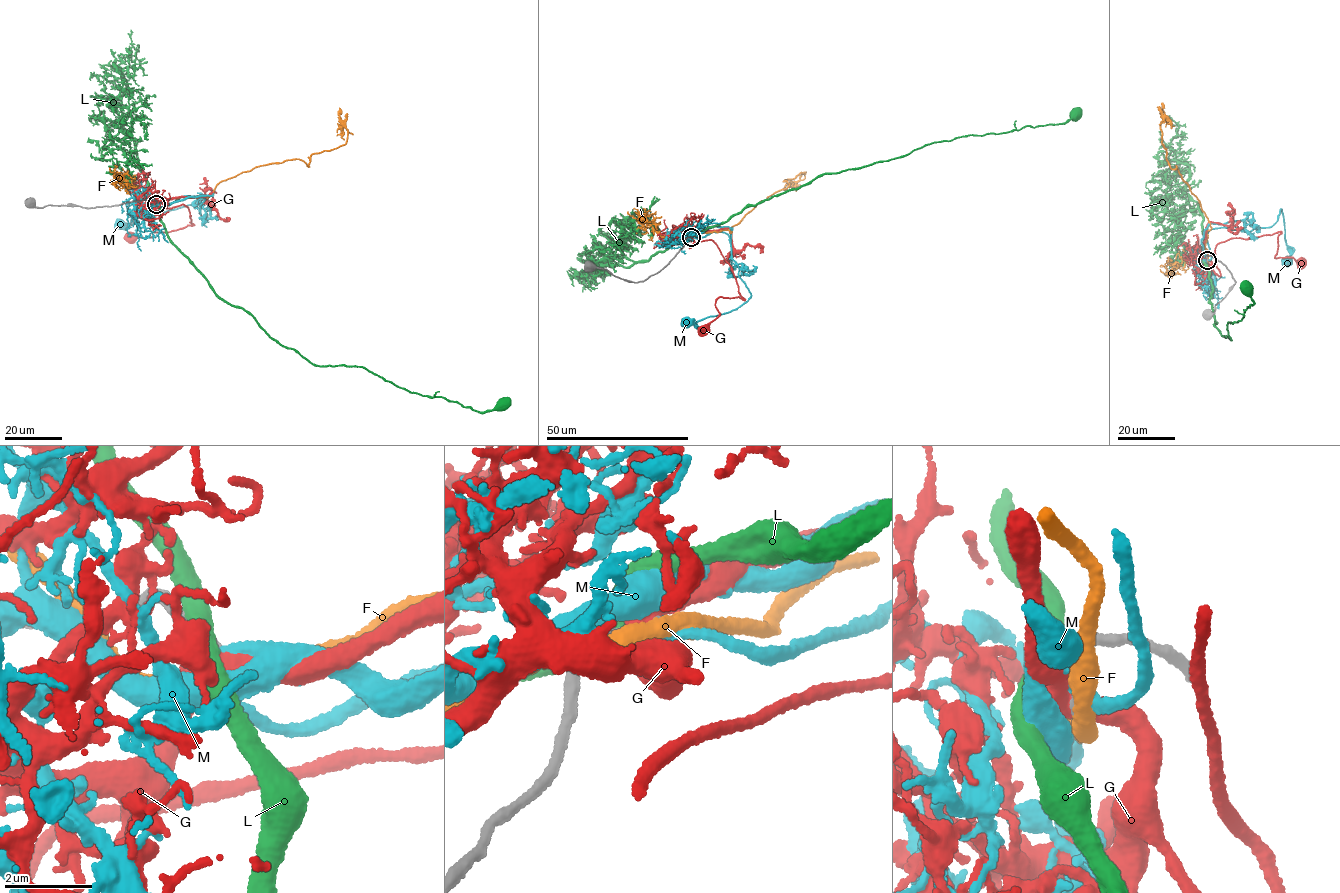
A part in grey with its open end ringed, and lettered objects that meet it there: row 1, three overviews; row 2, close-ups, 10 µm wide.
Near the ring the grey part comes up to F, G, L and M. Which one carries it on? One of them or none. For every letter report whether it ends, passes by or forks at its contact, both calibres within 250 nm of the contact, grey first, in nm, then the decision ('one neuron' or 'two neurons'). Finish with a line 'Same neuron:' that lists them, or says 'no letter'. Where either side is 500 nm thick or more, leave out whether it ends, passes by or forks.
F: it passes by; 280 nm thick on the grey side, 420 nm on the other; one neuron
G: 280 nm thick on the grey side, 550 nm on the other; two neurons
L: it passes by; 280 nm thick on the grey side, 440 nm on the other; two neurons
M: it passes by; 300 nm thick on the grey side, 280 nm on the other; two neurons
Same neuron: F

